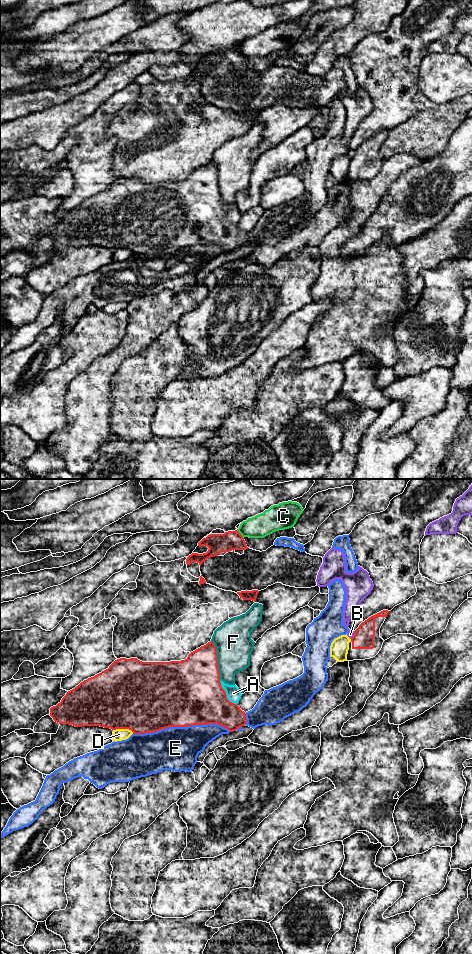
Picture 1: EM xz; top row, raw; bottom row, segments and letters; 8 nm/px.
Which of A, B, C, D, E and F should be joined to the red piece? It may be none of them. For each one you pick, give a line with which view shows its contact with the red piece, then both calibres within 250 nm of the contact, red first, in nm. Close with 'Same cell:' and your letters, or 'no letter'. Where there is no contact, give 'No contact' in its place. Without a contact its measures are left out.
A: Touches red in xz. Thickness 460 nm (red) against 120 nm
Same cell: A

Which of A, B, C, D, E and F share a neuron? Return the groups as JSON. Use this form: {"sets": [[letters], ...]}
{"sets": [["A"], ["B"], ["C", "F"], ["D"], ["E"]]}

